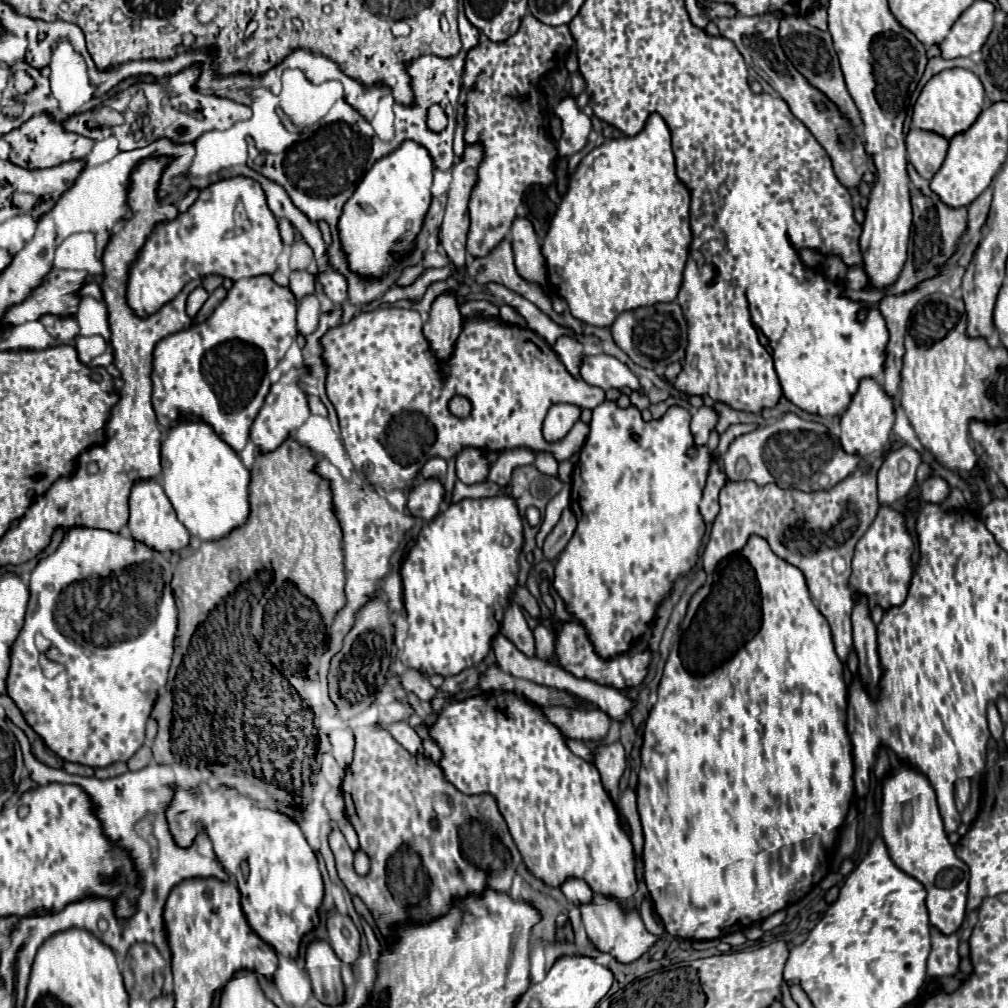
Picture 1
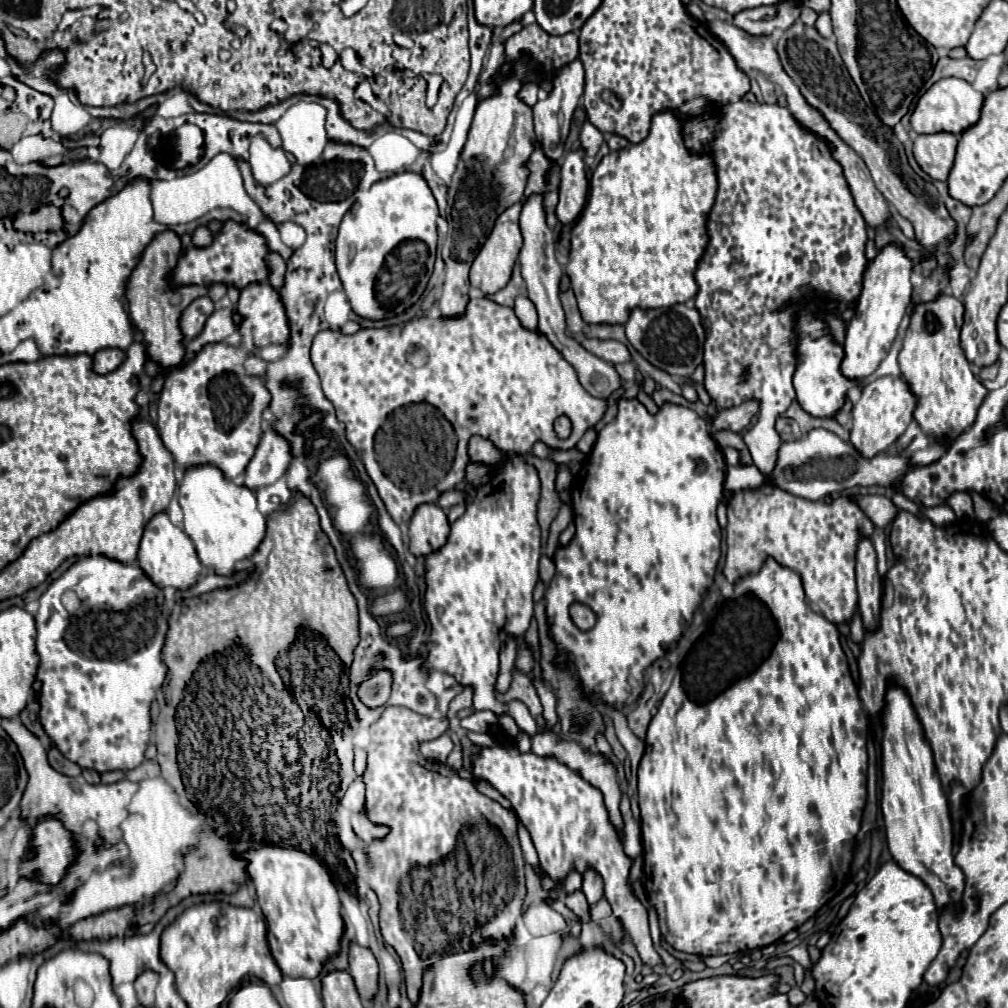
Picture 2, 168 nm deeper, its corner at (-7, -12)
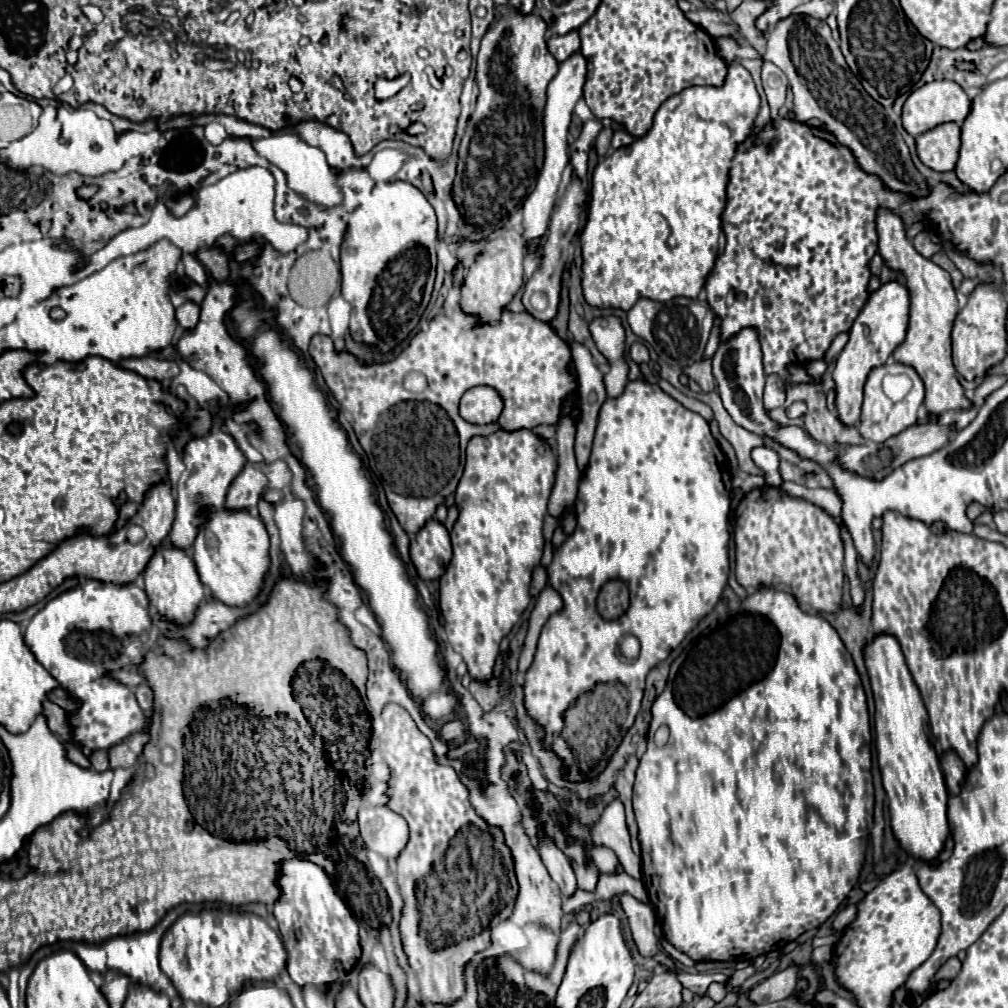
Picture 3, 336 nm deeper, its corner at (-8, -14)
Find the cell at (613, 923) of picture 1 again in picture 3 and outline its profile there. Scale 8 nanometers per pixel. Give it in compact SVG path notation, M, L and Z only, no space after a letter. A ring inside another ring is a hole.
M540 835L540 839L542 839L542 841L540 841L538 851L540 851L542 863L546 865L550 877L558 883L562 897L564 897L564 899L572 897L572 895L576 893L578 885L576 885L576 875L574 875L574 871L572 871L572 867L570 867L570 863L568 863L568 859L564 857L564 853L562 853L560 849L556 849L556 847L552 845L552 841L544 839L544 835Z

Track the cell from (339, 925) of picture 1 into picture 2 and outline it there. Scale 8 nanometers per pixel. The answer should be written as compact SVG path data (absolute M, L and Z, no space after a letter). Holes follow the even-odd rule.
M353 943L349 949L349 973L355 979L355 987L361 995L361 999L371 1003L379 989L379 985L377 985L379 967L377 967L373 953L369 949Z

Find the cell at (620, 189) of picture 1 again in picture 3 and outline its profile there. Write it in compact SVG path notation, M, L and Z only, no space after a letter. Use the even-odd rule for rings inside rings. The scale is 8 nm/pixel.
M732 61L732 63L728 63L728 77L726 77L726 83L722 87L688 87L682 93L672 95L670 99L666 99L660 105L660 109L654 115L654 125L644 137L638 137L628 147L616 149L610 157L602 159L596 165L596 169L592 173L588 217L586 217L586 225L584 225L582 233L580 233L582 257L584 257L584 263L582 263L582 291L584 291L584 299L586 299L588 305L598 307L598 309L630 311L638 299L670 301L674 297L692 297L692 299L698 297L700 289L704 287L704 281L706 281L708 273L714 267L716 255L718 255L718 241L720 241L720 233L722 233L720 213L722 213L722 209L726 205L728 169L730 169L730 163L732 163L732 157L736 153L738 143L742 143L748 137L748 133L752 131L752 127L754 127L758 107L760 107L760 97L758 97L758 91L754 87L754 81L752 81L750 73L738 61Z

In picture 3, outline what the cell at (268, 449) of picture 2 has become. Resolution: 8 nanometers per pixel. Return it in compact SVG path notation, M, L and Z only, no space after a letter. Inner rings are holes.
M246 463L242 473L234 479L234 483L228 489L226 507L246 507L248 509L256 505L266 485L268 485L268 477L252 463Z

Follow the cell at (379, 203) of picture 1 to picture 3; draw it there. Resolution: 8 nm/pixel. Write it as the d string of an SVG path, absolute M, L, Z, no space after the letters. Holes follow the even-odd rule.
M406 181L374 185L366 203L362 203L348 221L340 249L342 297L352 305L350 331L356 341L378 343L380 351L390 351L418 325L434 287L436 277L436 213L424 193Z

